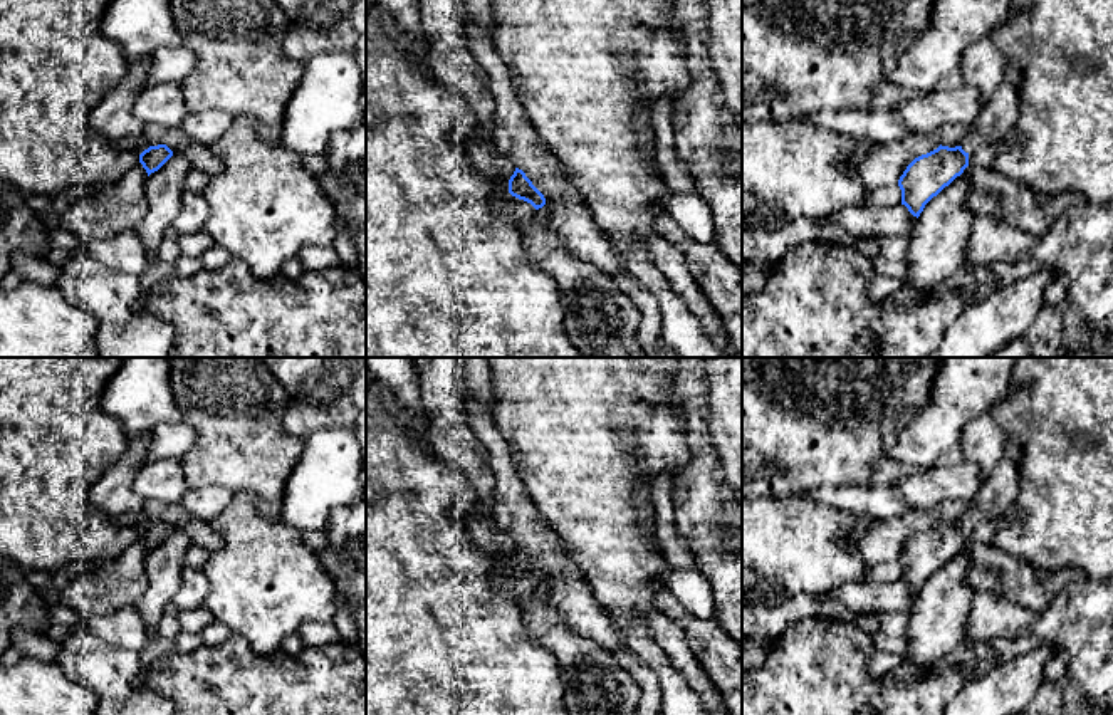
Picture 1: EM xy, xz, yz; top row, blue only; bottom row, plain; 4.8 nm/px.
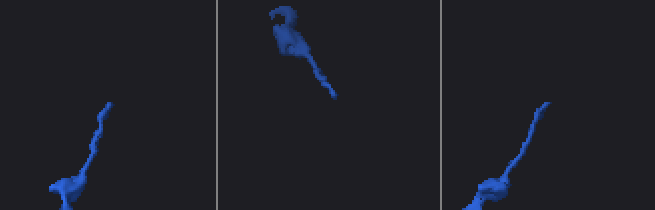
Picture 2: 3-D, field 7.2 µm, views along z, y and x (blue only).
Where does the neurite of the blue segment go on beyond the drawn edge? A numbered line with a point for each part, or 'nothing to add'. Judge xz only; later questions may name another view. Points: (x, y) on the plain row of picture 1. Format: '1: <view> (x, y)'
1: xz (511, 584)

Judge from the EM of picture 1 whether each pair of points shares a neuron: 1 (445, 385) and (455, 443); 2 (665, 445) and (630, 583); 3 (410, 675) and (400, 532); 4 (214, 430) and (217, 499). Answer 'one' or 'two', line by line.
1: one
2: one
3: one
4: two

